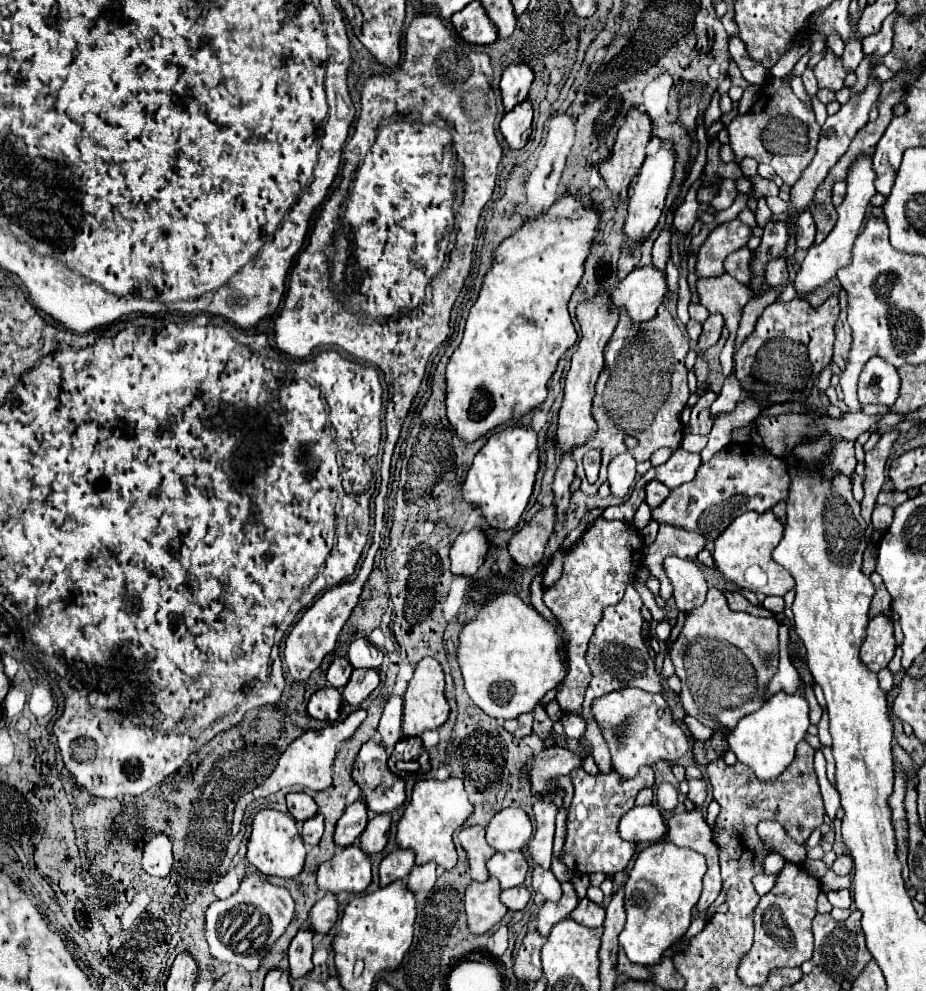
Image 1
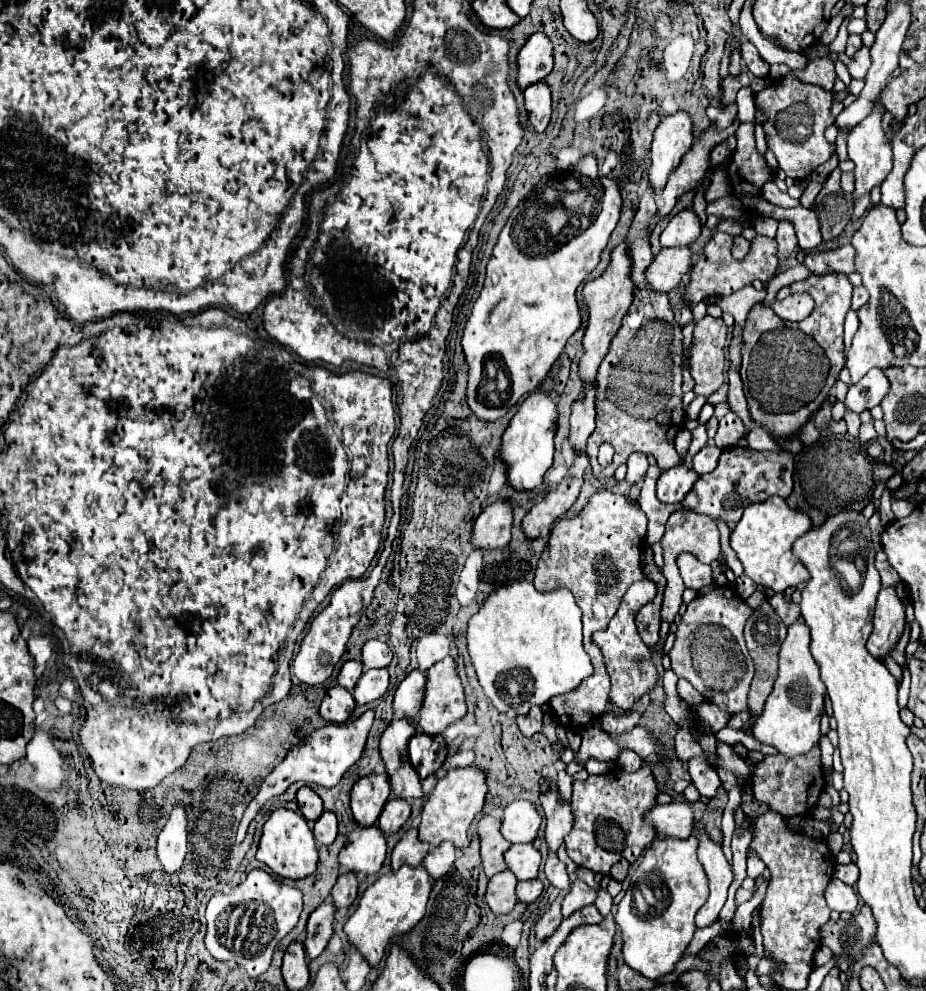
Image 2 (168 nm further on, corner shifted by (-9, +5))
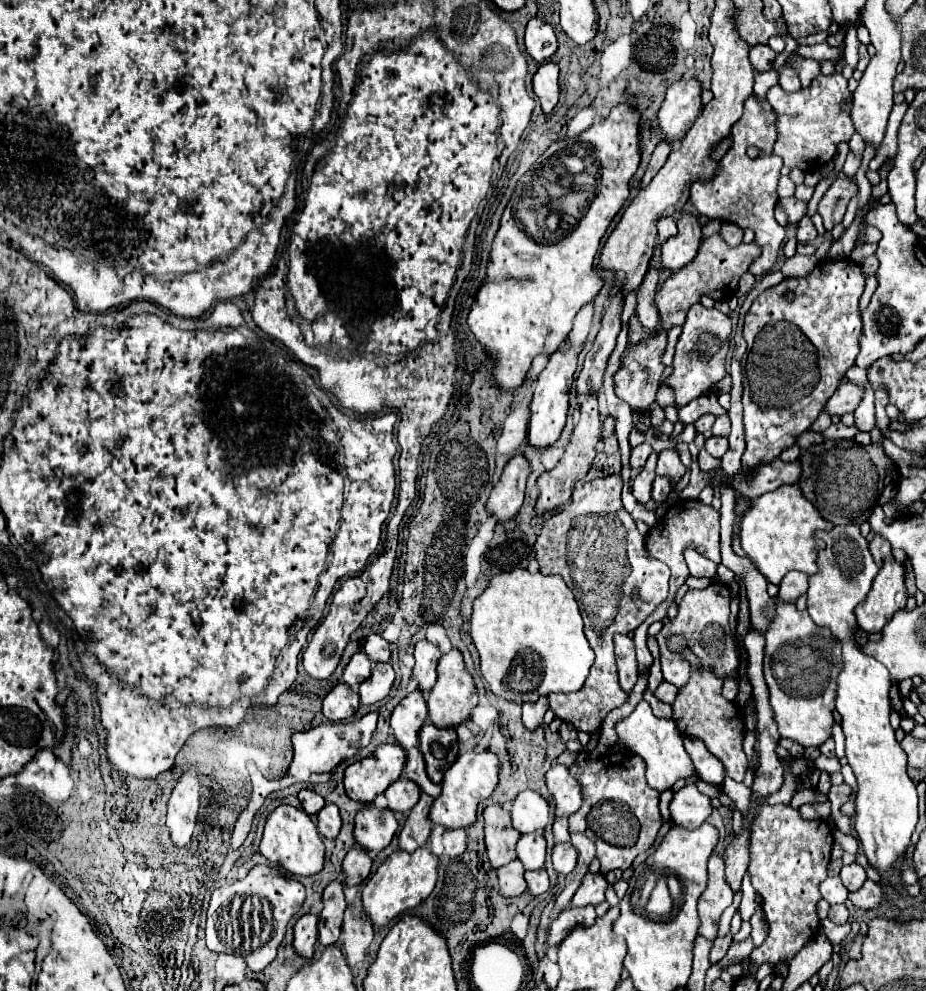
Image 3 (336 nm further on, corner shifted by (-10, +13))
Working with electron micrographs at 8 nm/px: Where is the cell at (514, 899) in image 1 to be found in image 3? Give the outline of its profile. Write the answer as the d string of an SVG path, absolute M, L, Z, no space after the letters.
M545 869L525 871L525 881L527 881L527 891L531 895L541 895L549 889L549 877L547 877Z

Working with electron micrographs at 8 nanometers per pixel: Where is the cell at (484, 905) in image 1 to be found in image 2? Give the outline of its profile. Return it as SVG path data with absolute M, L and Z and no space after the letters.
M502 871L490 879L486 891L486 903L492 909L492 913L506 915L514 909L514 905L518 903L516 883L518 879L512 871Z

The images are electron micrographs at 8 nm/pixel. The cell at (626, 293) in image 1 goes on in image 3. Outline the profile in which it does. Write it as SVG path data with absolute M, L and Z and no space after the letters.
M677 215L679 233L661 245L661 265L667 271L679 271L689 265L701 243L701 227L693 215Z

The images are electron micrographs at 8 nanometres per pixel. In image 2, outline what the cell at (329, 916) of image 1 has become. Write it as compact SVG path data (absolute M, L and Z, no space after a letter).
M342 873L332 889L332 899L336 907L350 907L358 895L358 879L356 873Z

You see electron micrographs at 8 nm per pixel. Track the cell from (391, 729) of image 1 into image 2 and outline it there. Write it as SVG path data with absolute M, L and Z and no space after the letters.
M420 669L410 671L394 693L394 711L404 711L406 717L416 717L424 701L424 689L426 673Z

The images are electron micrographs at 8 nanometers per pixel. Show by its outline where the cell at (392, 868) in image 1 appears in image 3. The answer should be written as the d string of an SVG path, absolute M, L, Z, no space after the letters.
M421 793L421 799L409 811L409 817L399 833L399 849L409 853L427 845L427 839L431 835L431 821L427 817L431 803L433 803L433 797L429 797L427 793Z

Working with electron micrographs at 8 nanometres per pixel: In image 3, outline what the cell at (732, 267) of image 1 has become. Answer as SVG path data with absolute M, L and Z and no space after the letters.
M723 223L723 227L721 227L721 237L725 239L727 245L737 247L737 245L743 243L743 229L739 229L737 225L731 225L731 223Z

